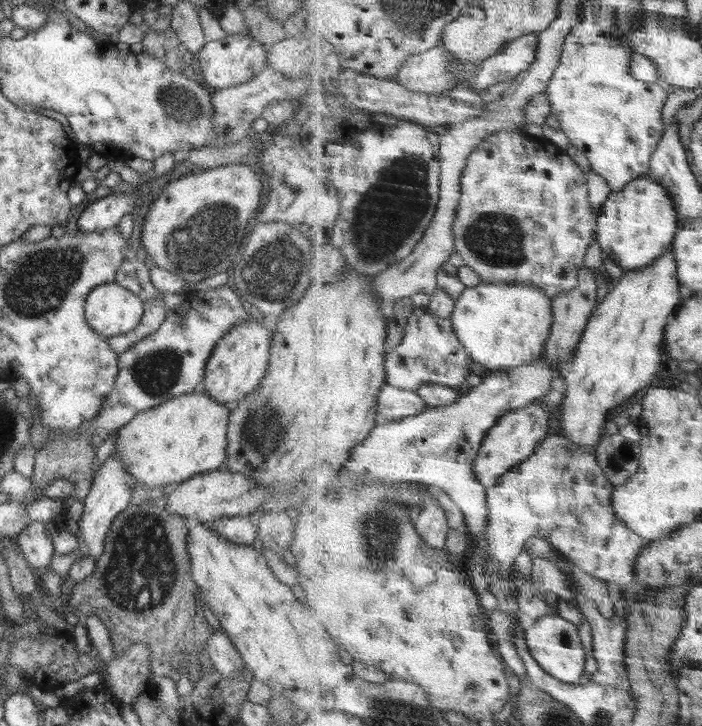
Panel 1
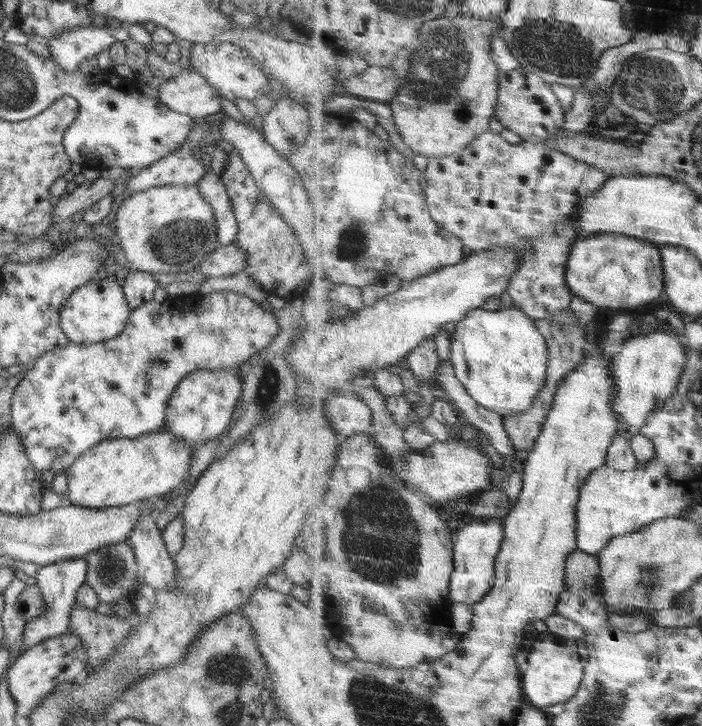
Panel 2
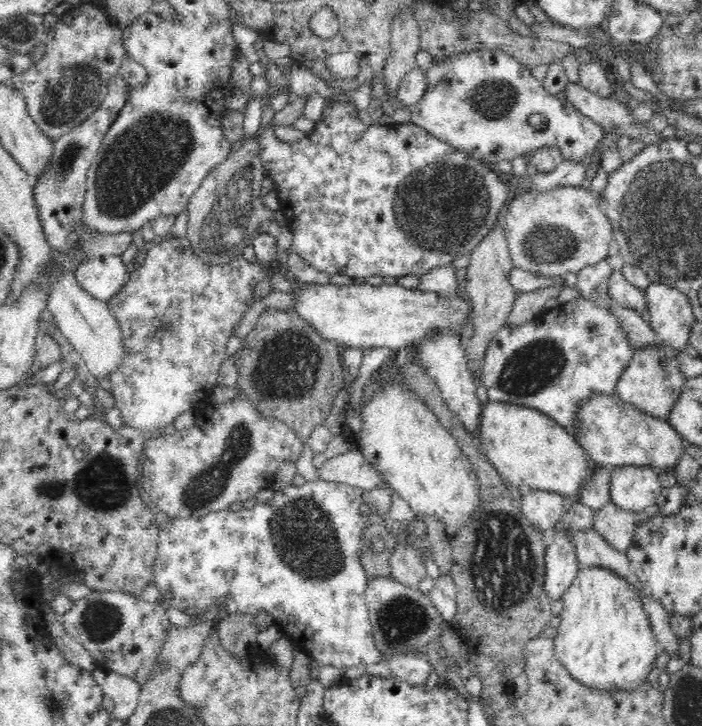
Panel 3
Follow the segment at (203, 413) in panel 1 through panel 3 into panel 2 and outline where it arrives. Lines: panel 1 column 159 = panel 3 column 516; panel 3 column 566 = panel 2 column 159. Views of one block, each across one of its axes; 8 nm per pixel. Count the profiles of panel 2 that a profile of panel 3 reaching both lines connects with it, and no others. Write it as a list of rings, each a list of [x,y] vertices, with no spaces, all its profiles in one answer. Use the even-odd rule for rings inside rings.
[[[167,429],[159,430],[158,432],[153,432],[152,434],[145,434],[144,436],[139,436],[138,438],[112,438],[100,441],[98,444],[94,445],[92,448],[86,449],[84,454],[81,454],[74,462],[66,469],[66,478],[68,482],[68,496],[65,501],[67,504],[72,504],[76,506],[84,506],[86,508],[110,508],[112,506],[126,506],[140,500],[153,500],[161,498],[162,496],[168,496],[172,490],[176,490],[180,484],[188,484],[189,478],[189,464],[191,461],[192,453],[194,448],[187,446],[175,433],[168,431]]]

